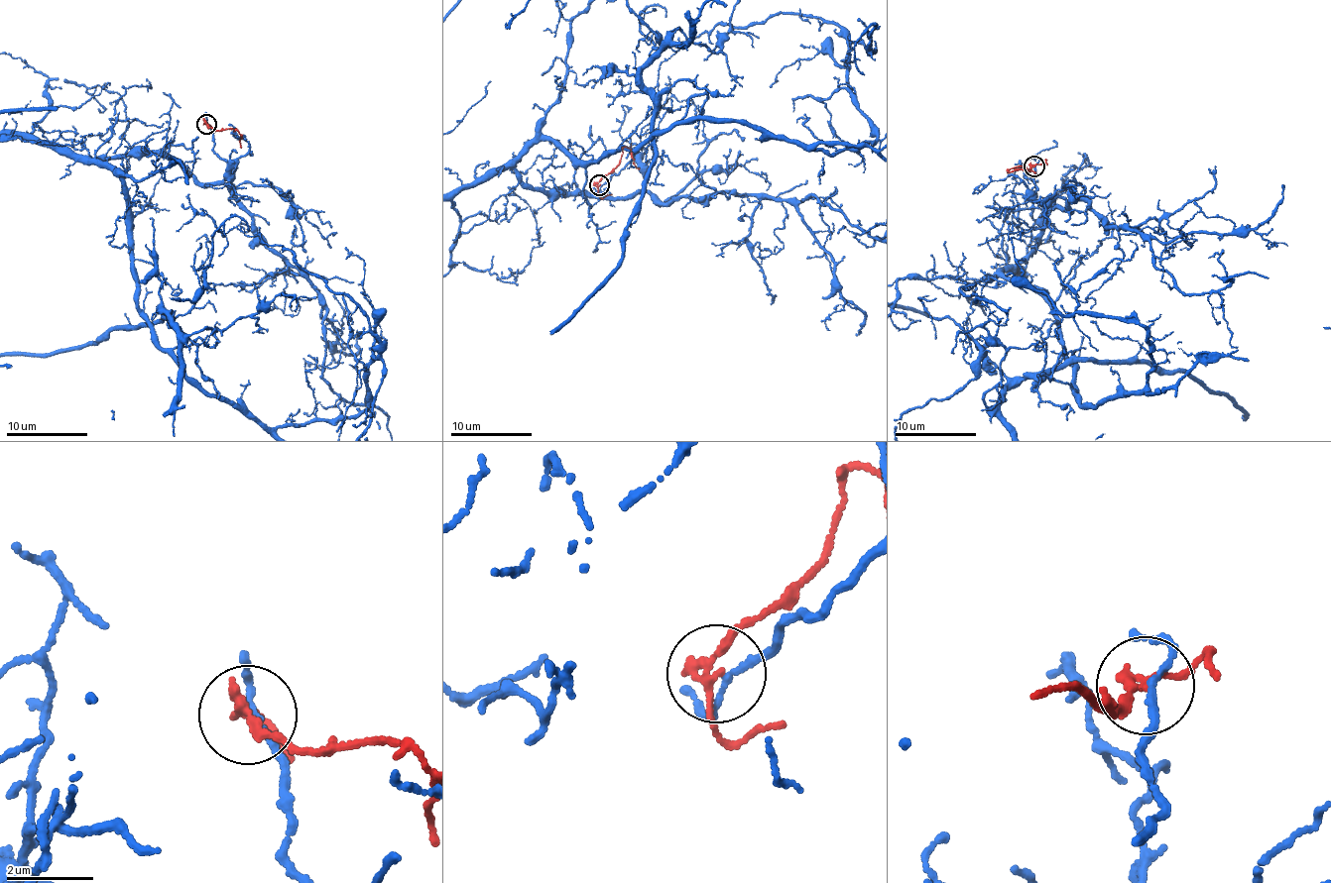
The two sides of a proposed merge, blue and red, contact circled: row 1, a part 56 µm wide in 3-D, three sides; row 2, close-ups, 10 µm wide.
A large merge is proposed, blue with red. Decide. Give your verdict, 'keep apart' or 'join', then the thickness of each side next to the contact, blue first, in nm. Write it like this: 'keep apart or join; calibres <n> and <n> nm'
keep apart; calibres 130 and 200 nm

